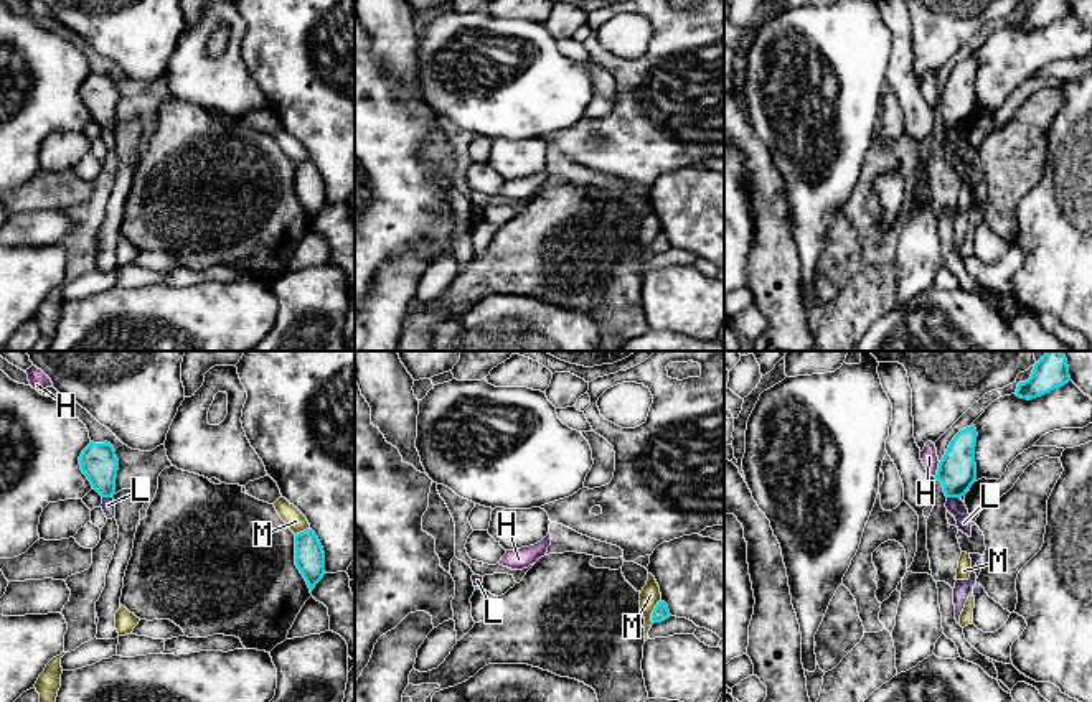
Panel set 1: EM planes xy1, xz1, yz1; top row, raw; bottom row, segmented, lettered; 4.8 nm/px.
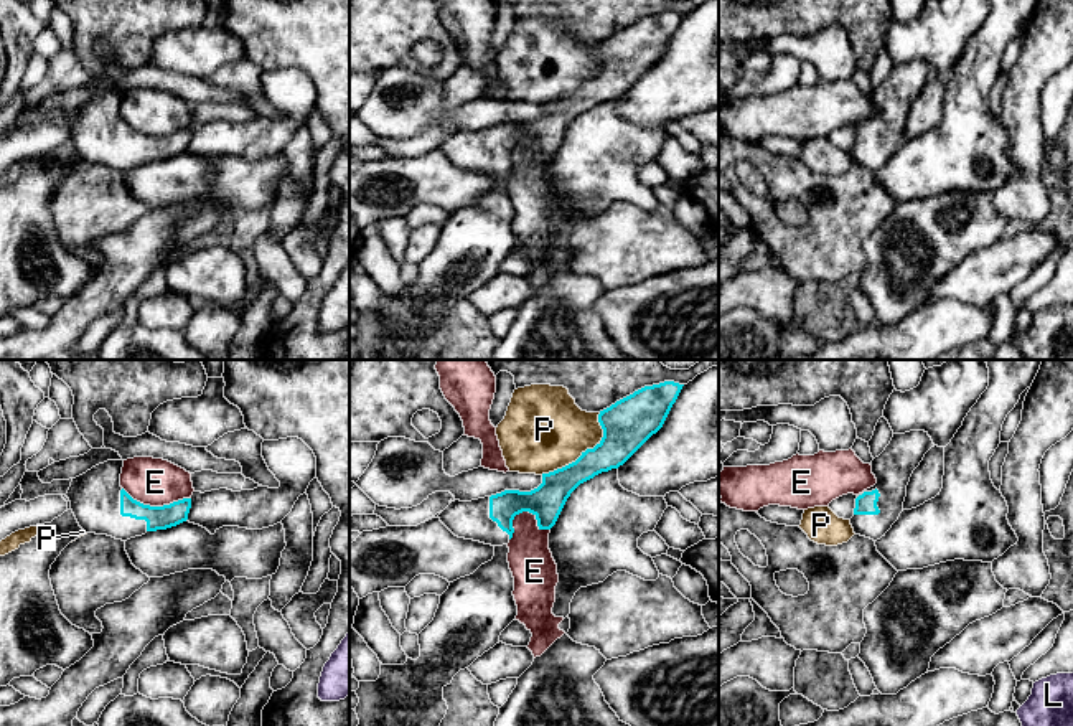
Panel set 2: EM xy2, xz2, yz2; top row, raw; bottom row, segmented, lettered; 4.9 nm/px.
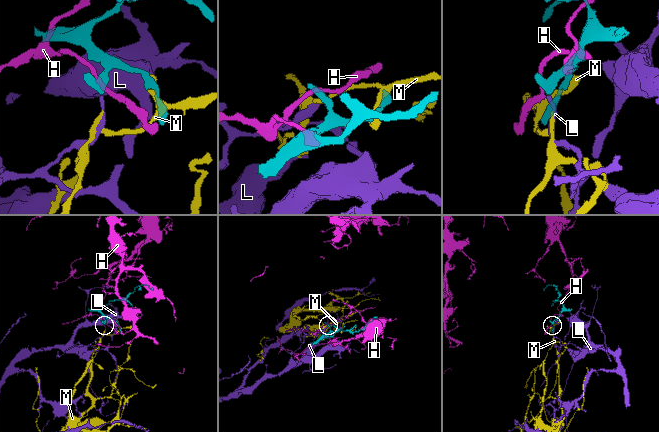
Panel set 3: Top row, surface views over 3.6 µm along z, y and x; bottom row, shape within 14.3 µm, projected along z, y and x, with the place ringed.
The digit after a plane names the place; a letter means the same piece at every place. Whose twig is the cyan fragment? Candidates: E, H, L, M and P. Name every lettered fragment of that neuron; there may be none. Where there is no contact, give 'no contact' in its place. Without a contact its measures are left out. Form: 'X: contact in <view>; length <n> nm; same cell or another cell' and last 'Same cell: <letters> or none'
E: contact in xy2; length 340 nm; another cell
H: contact in yz1; length 90 nm; another cell
L: contact in yz1; length 60 nm; another cell
M: contact in xz1; length 130 nm; another cell
P: contact in xz2; length 420 nm; another cell
Same cell: none

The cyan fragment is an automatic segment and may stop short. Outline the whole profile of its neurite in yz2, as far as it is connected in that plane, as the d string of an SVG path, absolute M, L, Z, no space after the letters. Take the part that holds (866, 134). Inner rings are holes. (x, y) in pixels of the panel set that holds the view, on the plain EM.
M925 61L893 64L885 81L872 91L877 114L855 129L850 155L855 165L874 172L885 167L903 142L907 116L925 84L935 78Z

